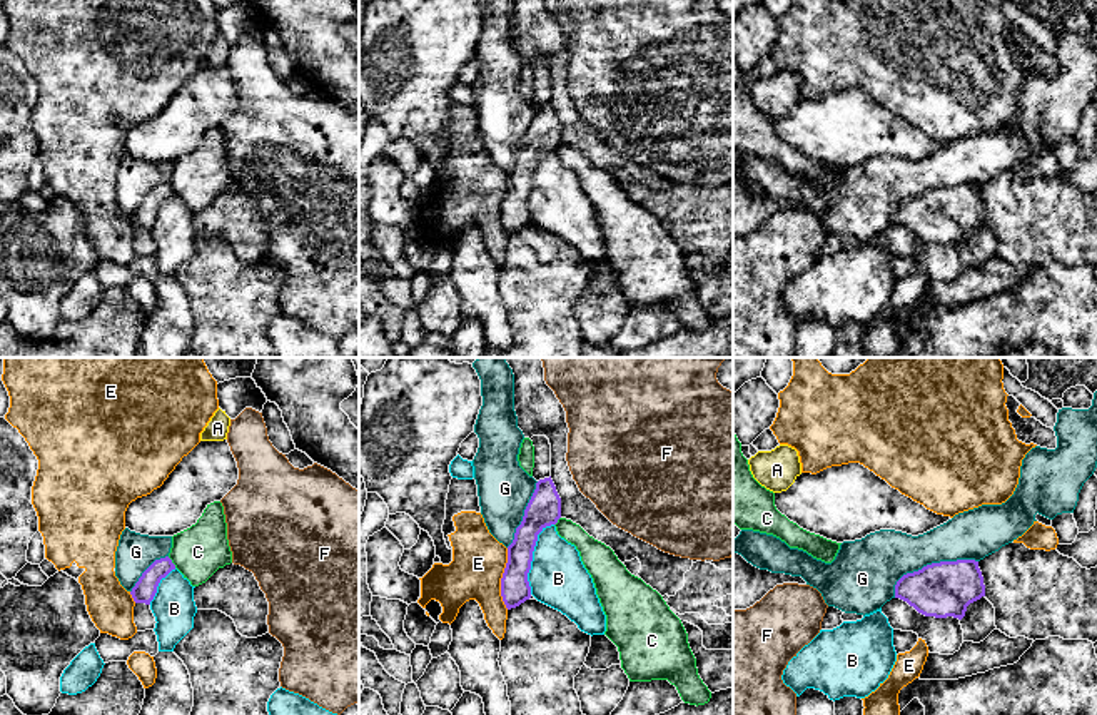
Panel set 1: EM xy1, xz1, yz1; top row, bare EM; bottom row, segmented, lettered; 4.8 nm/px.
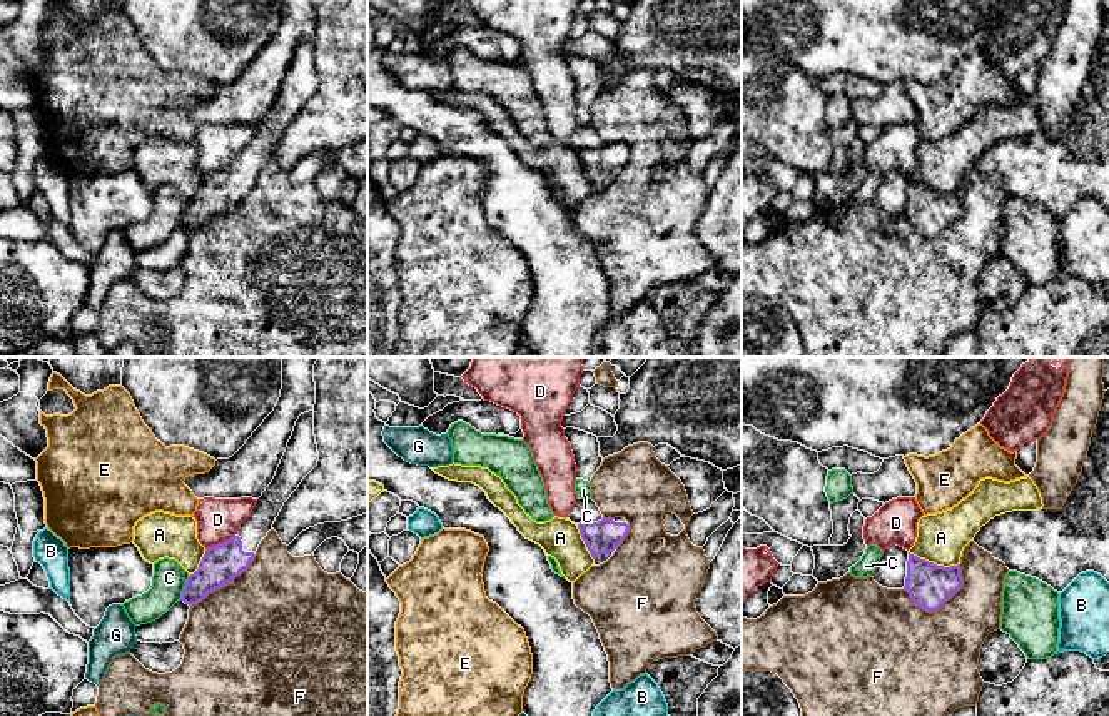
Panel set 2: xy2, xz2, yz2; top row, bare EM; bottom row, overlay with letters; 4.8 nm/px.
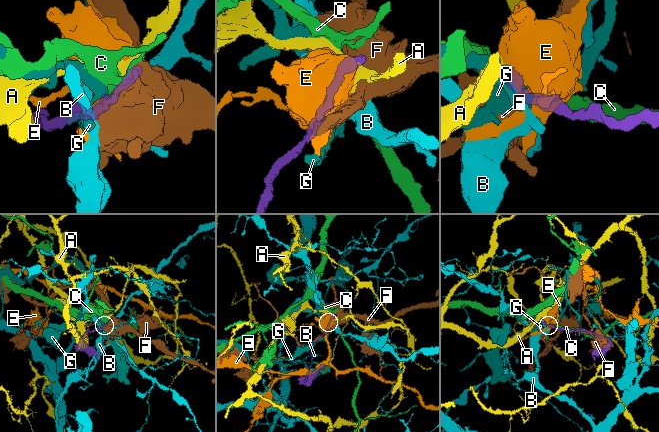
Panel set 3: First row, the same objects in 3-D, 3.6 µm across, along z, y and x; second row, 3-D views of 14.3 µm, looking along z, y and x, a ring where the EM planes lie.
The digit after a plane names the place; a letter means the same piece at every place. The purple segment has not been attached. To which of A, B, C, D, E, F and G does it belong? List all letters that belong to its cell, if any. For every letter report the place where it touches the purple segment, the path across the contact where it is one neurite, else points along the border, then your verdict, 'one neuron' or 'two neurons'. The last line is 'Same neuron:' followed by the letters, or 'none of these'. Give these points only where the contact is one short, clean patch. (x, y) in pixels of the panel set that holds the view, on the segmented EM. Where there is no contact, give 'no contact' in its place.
A: meets purple in yz2 at (932, 563); border along yz2 (909, 551), (937, 564), (957, 564); two neurons
B: meets purple in xz1 at (531, 557); border along xz1 (553, 523), (538, 535), (528, 573), (530, 593); two neurons
C: meets purple in xy2 at (184, 588); two neurons
D: meets purple in xy2 at (219, 544); border along xy2 (234, 534), (206, 549); two neurons
E: meets purple in xz1 at (501, 578); two neurons
F: meets purple in yz2 at (941, 605); two neurons
G: meets purple in yz1 at (929, 565); two neurons
Same neuron: none of these

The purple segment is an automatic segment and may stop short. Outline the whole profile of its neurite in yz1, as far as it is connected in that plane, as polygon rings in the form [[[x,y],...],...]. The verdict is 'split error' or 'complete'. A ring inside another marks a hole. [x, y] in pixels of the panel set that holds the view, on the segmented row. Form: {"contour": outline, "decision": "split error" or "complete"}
{"contour": [[[975,560],[940,561],[903,575],[895,598],[925,616],[962,620],[967,606],[985,596],[983,576]]], "decision": "complete"}

